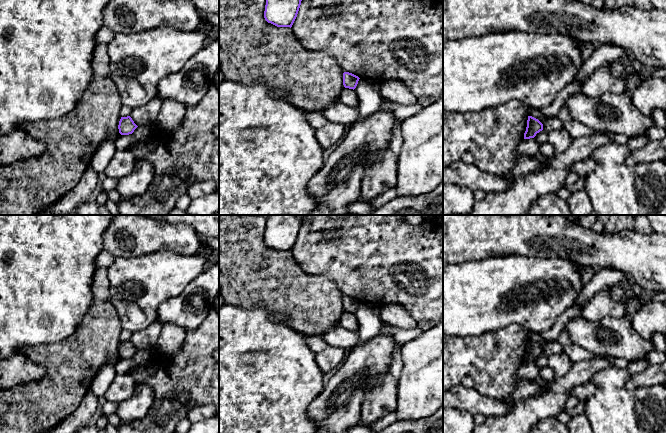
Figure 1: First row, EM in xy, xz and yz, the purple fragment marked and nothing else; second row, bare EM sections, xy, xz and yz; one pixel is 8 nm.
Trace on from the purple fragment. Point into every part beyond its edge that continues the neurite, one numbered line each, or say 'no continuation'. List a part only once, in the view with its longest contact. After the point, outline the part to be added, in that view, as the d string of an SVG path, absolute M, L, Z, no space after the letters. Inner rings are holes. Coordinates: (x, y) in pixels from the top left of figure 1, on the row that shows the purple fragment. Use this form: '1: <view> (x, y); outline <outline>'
no continuation

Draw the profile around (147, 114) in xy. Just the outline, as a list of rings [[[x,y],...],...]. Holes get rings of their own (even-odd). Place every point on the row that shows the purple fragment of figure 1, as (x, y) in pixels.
[[[158,97],[153,98],[147,104],[134,108],[130,117],[137,126],[154,124],[162,107],[162,100]]]

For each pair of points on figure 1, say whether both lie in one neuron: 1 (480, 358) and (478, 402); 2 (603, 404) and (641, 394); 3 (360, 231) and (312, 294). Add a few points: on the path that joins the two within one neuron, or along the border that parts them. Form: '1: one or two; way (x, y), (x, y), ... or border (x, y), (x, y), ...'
1: two; border (473, 387), (480, 393), (500, 401)
2: one; way (612, 404), (630, 404), (632, 402)
3: two; border (303, 270), (330, 277), (342, 293)

